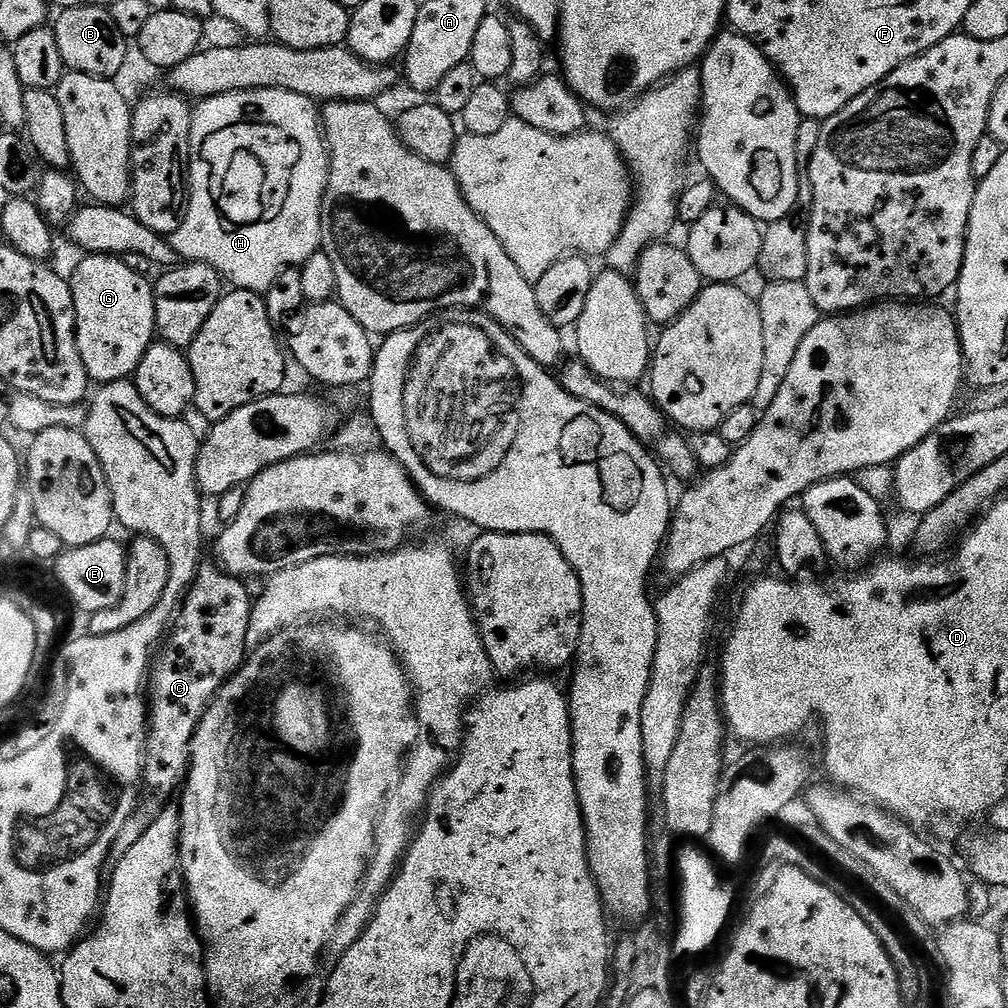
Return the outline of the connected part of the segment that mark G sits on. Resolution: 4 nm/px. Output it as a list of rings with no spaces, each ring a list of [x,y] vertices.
[[[88,254],[74,271],[70,283],[76,311],[76,345],[89,381],[101,385],[135,377],[146,350],[157,335],[156,293],[149,277],[134,274],[121,257]]]

